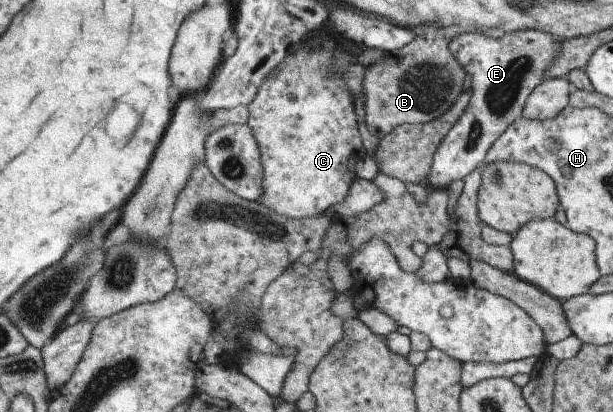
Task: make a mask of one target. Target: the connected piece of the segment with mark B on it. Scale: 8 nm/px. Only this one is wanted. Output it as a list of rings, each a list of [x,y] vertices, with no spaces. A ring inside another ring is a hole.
[[[429,26],[425,35],[405,47],[386,53],[384,63],[368,67],[364,79],[366,125],[382,140],[403,124],[424,124],[447,113],[463,94],[467,72],[451,51],[453,33]]]

